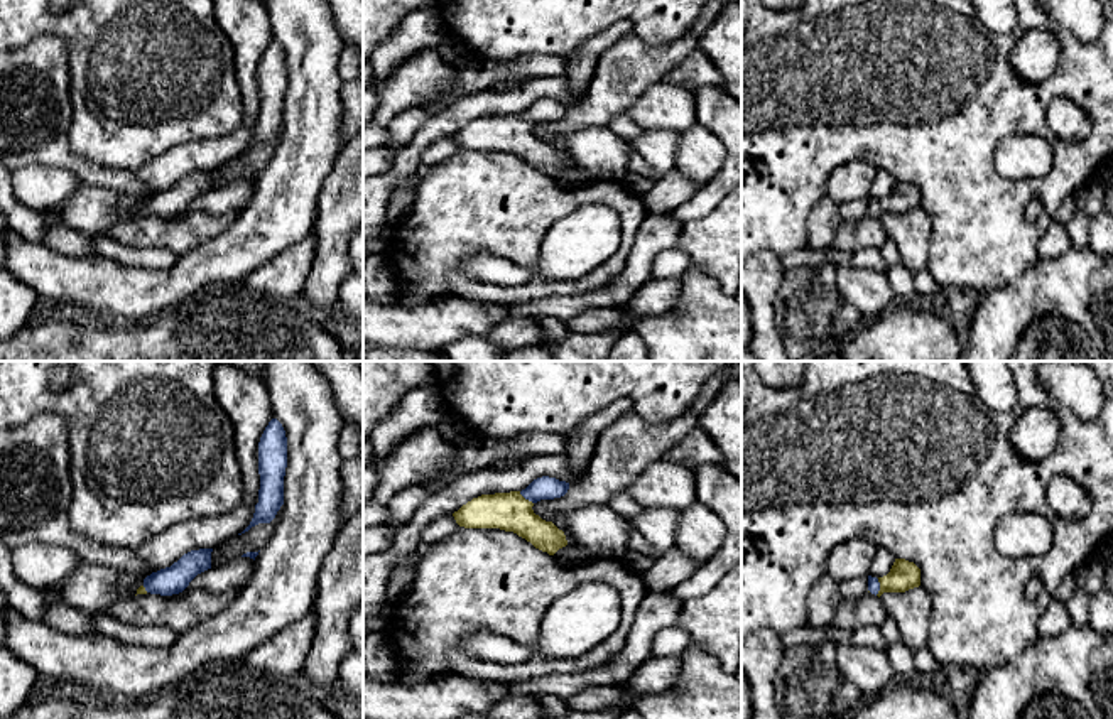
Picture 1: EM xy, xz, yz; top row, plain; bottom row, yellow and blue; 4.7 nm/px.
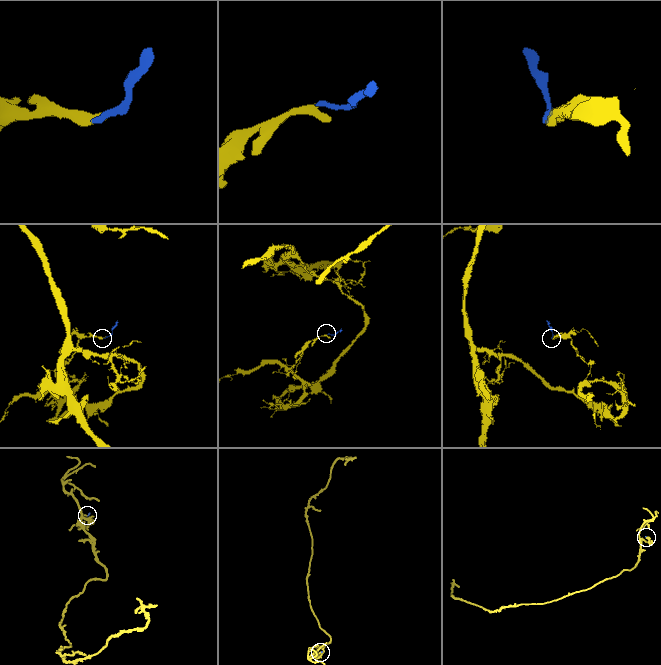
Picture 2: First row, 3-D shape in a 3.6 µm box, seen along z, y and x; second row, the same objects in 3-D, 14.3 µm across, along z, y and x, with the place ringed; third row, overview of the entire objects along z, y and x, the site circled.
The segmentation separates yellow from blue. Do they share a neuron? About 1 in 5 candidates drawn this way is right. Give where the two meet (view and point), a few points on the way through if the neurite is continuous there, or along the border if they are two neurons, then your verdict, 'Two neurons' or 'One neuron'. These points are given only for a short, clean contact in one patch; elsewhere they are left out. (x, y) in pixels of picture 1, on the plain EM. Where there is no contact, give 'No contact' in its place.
Touches yellow at yz (880, 210). Path across: yz (904, 196), (880, 210), (874, 208). One neuron

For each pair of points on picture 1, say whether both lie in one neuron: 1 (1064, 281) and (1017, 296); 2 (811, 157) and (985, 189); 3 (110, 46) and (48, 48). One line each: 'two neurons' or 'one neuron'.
1: one neuron
2: one neuron
3: two neurons

